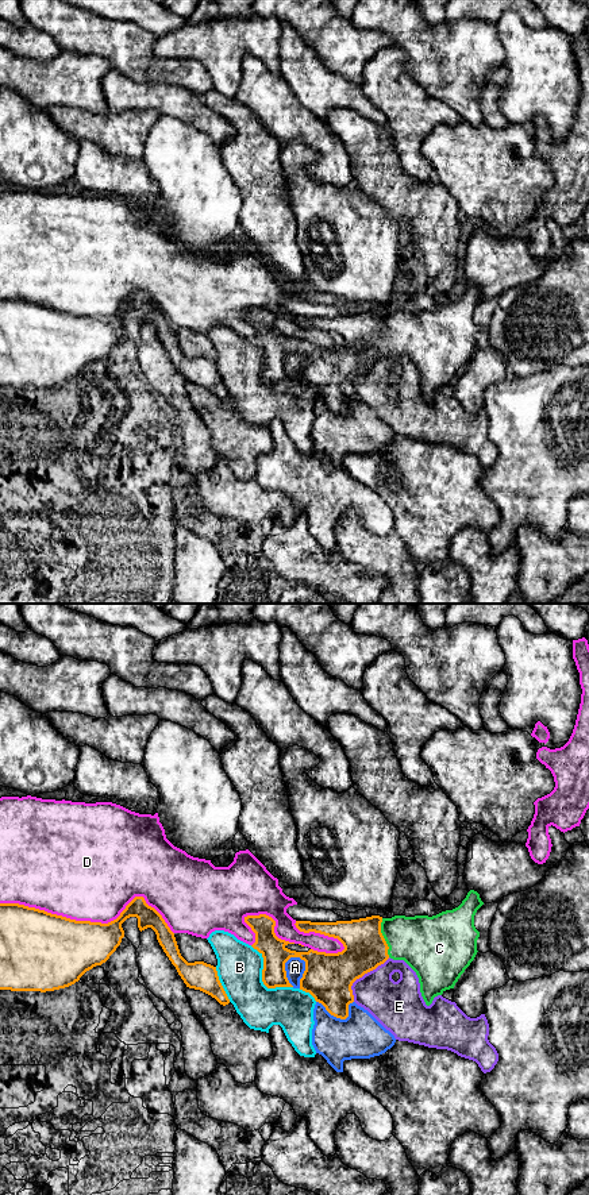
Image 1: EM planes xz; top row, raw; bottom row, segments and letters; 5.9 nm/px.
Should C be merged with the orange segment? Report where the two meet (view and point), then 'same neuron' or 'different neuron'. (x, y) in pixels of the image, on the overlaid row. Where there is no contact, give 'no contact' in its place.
xz (382, 937) | same neuron

